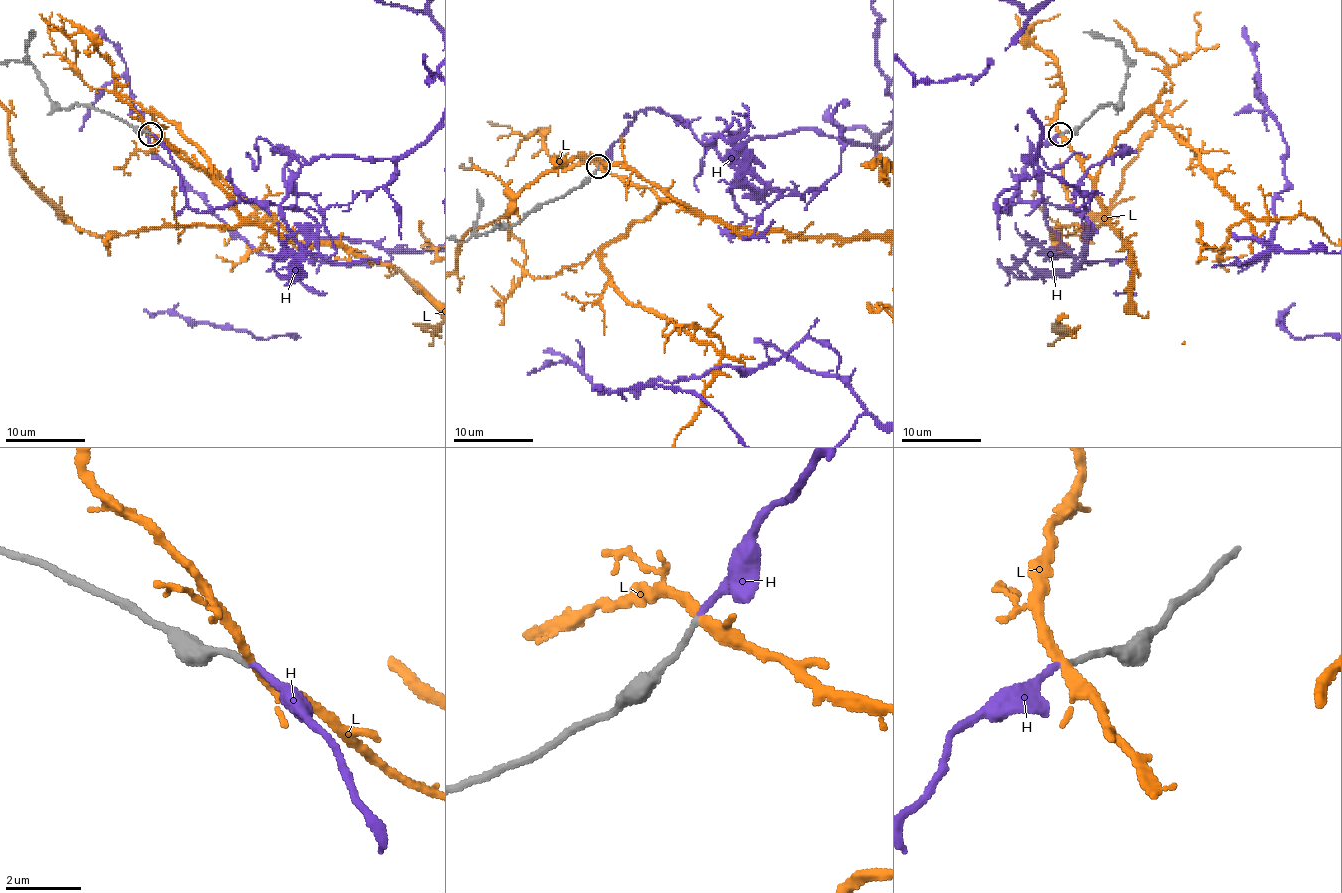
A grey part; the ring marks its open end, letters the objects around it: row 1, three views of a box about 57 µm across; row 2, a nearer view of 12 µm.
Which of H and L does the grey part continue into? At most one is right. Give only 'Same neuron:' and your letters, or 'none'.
Same neuron: H

